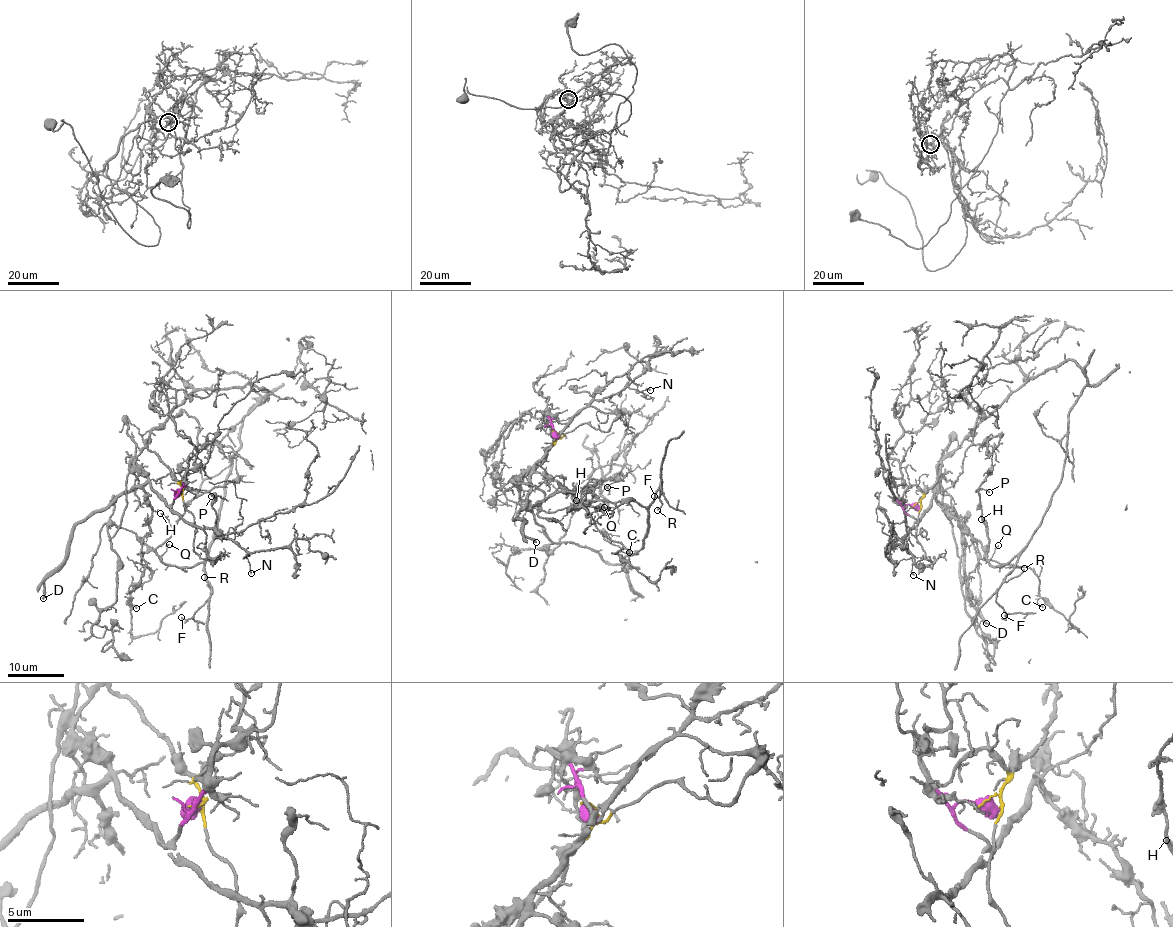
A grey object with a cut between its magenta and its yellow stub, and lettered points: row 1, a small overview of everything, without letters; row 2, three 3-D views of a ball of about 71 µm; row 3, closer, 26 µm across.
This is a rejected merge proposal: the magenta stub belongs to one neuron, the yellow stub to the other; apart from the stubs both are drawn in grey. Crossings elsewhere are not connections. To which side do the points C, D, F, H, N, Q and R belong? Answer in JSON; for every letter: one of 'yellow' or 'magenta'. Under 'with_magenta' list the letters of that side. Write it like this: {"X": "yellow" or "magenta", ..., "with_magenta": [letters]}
{"C": "magenta", "D": "magenta", "F": "yellow", "H": "yellow", "N": "magenta", "Q": "yellow", "R": "yellow", "with_magenta": ["C", "D", "N"]}

